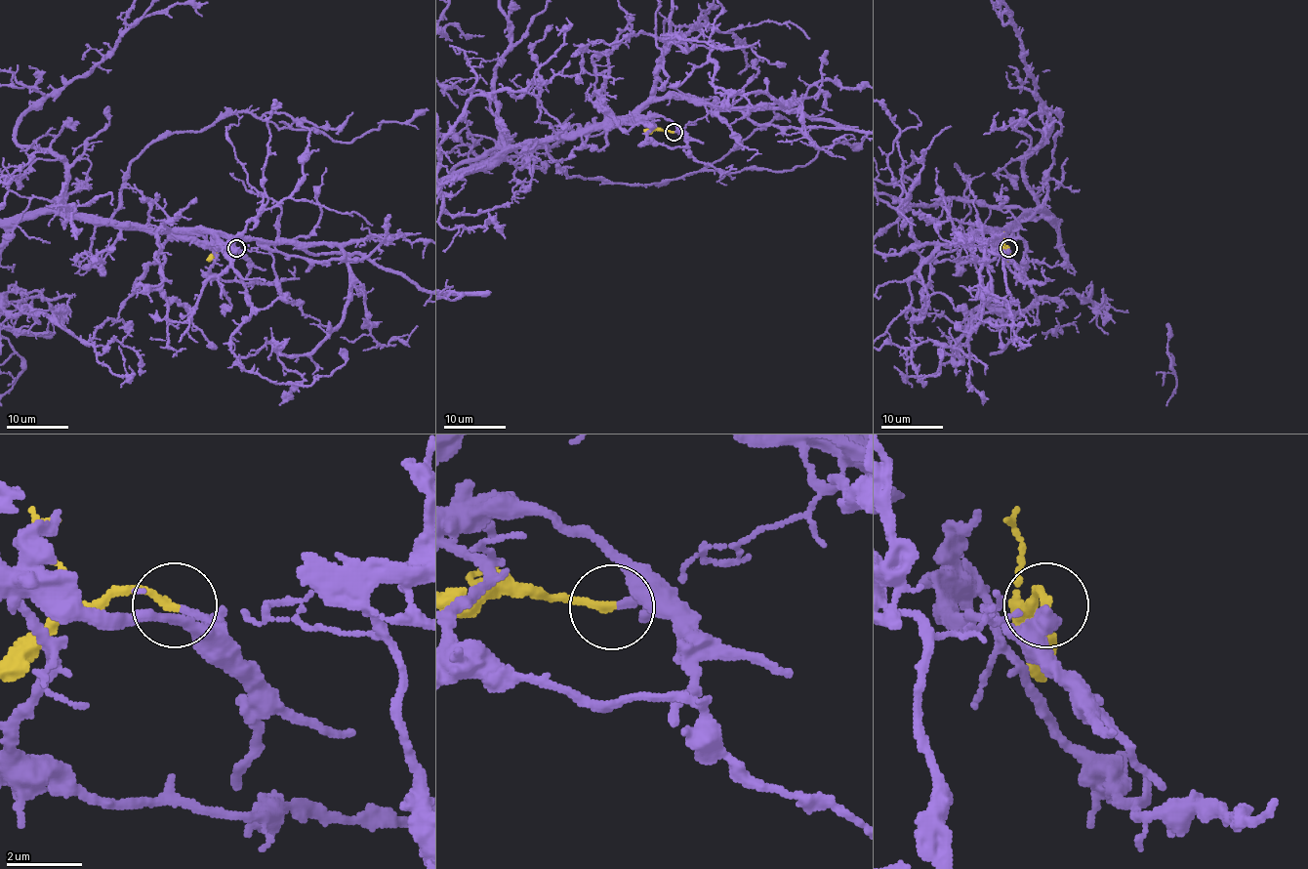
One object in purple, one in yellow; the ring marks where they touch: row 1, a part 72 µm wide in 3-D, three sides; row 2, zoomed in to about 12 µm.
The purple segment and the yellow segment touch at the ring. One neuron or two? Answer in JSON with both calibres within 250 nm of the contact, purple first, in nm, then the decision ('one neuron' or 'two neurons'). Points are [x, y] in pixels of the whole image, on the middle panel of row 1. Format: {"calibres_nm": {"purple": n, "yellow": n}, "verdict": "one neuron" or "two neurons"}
{"calibres_nm": {"purple": 220, "yellow": 200}, "verdict": "one neuron"}

